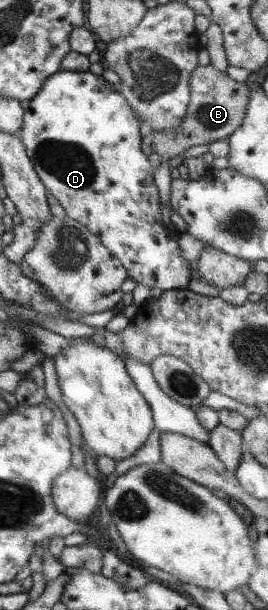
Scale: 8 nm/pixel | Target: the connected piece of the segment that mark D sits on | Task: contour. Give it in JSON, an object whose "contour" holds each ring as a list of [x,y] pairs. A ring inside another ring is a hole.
{"contour":[[[60,70],[55,74],[49,76],[43,81],[39,92],[30,100],[29,108],[24,110],[24,122],[20,130],[20,139],[25,145],[27,156],[31,159],[33,168],[39,175],[41,182],[49,190],[49,194],[53,194],[55,198],[61,203],[65,209],[67,217],[72,218],[74,221],[80,222],[85,225],[92,234],[99,238],[99,242],[107,250],[111,250],[111,254],[119,262],[121,262],[127,277],[133,278],[133,282],[137,286],[147,286],[151,288],[160,288],[161,290],[171,290],[178,288],[185,288],[188,286],[189,281],[192,279],[191,265],[181,257],[181,249],[177,245],[178,236],[171,236],[163,226],[161,220],[161,207],[160,207],[160,194],[158,188],[154,183],[154,172],[149,159],[141,149],[141,132],[139,131],[140,120],[135,114],[127,99],[118,91],[117,87],[105,81],[103,77],[95,76],[91,71],[63,71]]]}

